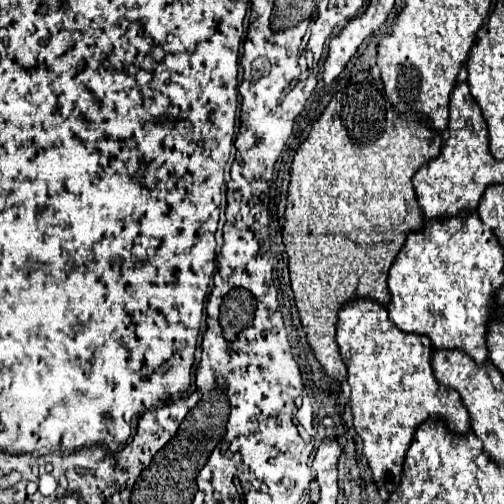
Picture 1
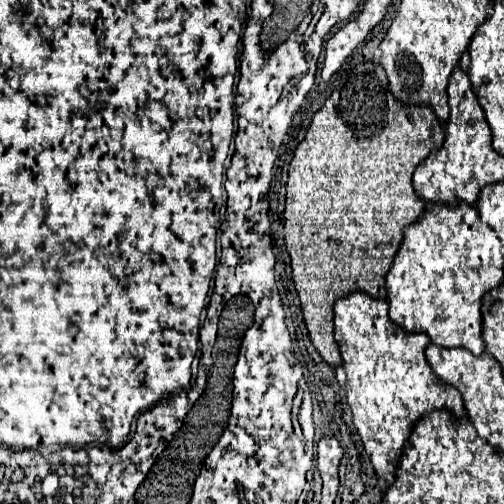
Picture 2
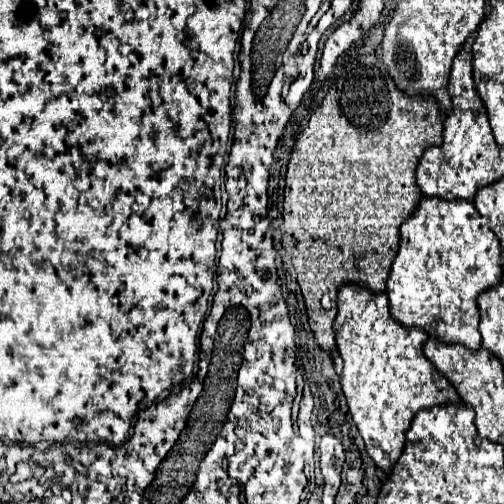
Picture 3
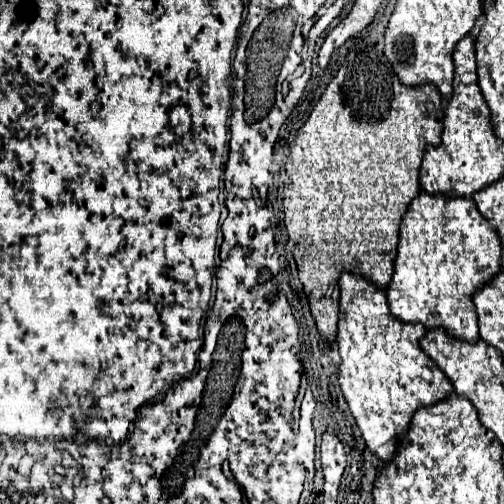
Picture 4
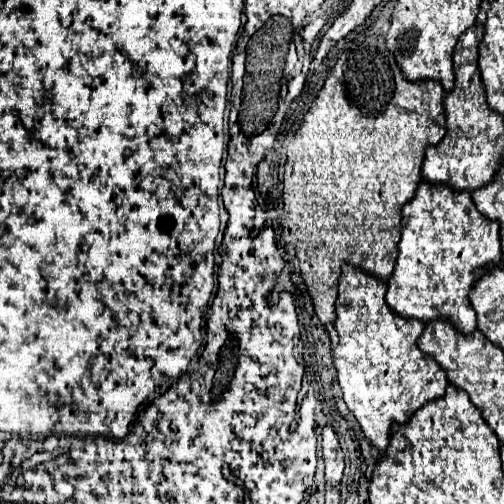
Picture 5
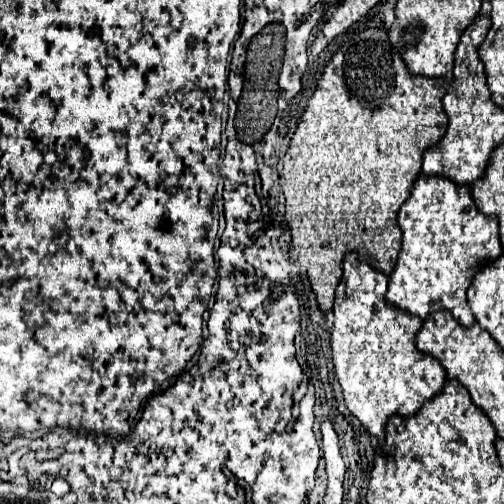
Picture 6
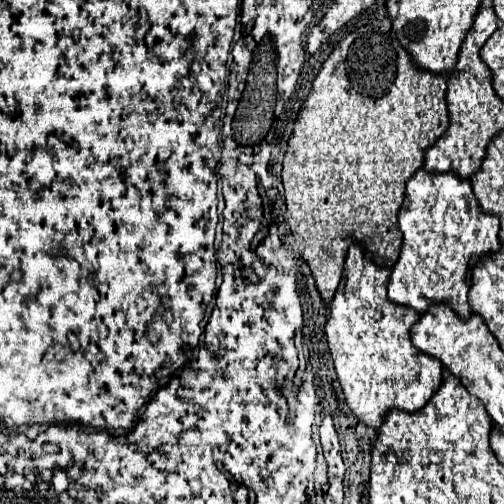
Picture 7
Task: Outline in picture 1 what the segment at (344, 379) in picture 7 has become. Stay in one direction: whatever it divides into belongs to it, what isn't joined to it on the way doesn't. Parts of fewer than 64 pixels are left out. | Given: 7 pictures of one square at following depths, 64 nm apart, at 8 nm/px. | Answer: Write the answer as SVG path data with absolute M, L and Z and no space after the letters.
M368 298L346 302L338 310L336 342L348 368L346 380L352 388L354 428L364 440L364 456L378 488L392 492L400 482L404 454L416 432L416 422L440 416L452 432L464 434L470 430L470 416L460 394L434 378L432 342L428 336L406 334L396 328L380 302Z

